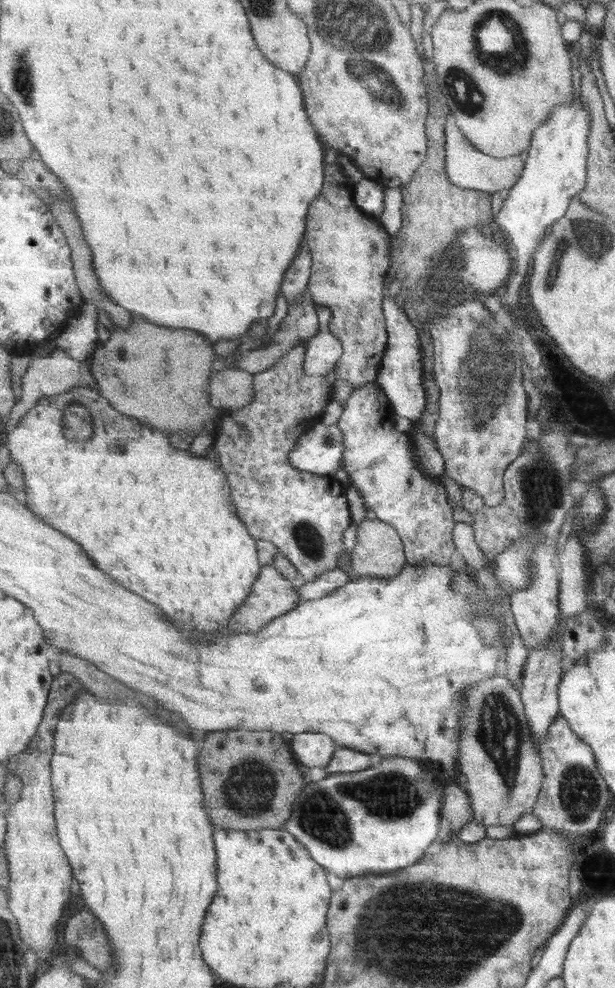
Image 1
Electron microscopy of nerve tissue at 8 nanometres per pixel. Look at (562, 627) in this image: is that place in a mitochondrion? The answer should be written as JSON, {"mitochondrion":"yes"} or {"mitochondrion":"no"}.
{"mitochondrion":"no"}

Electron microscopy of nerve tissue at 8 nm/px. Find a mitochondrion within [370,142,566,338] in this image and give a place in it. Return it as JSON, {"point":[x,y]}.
{"point":[447,286]}

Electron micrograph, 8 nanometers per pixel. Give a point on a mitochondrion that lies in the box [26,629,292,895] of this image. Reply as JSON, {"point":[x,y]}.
{"point":[250,790]}

